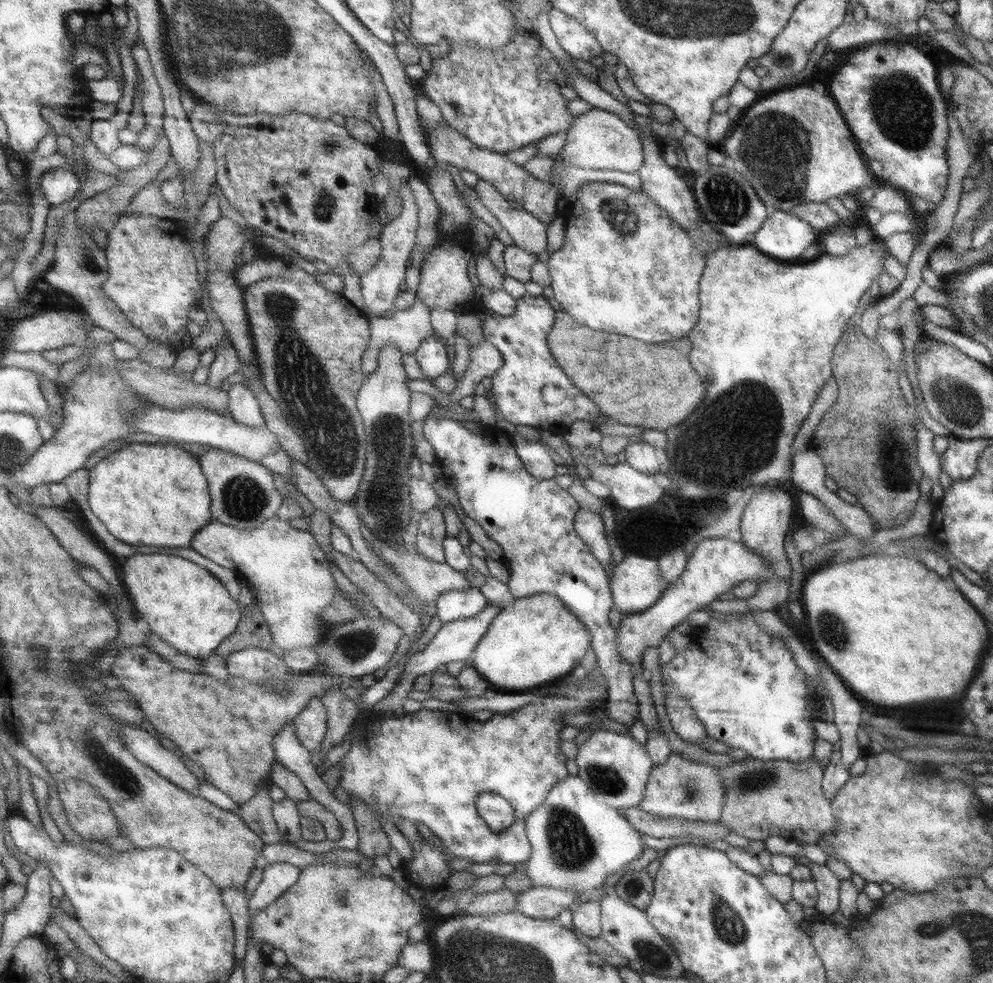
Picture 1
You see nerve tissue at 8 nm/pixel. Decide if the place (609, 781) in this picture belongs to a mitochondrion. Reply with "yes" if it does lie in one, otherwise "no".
yes

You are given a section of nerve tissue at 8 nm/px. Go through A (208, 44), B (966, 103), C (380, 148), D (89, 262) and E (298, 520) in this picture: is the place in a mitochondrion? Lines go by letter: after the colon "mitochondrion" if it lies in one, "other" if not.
A: mitochondrion
B: other
C: other
D: mitochondrion
E: other

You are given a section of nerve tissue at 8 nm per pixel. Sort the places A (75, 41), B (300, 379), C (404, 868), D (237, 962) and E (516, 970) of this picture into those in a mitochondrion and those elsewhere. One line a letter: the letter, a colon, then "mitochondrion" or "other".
A: other
B: mitochondrion
C: other
D: other
E: mitochondrion

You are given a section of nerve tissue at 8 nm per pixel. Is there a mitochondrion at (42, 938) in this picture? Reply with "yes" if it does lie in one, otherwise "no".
no

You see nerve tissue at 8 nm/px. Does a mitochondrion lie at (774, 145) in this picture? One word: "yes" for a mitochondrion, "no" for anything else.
yes

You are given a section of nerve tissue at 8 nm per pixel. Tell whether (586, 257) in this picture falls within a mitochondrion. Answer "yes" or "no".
no

